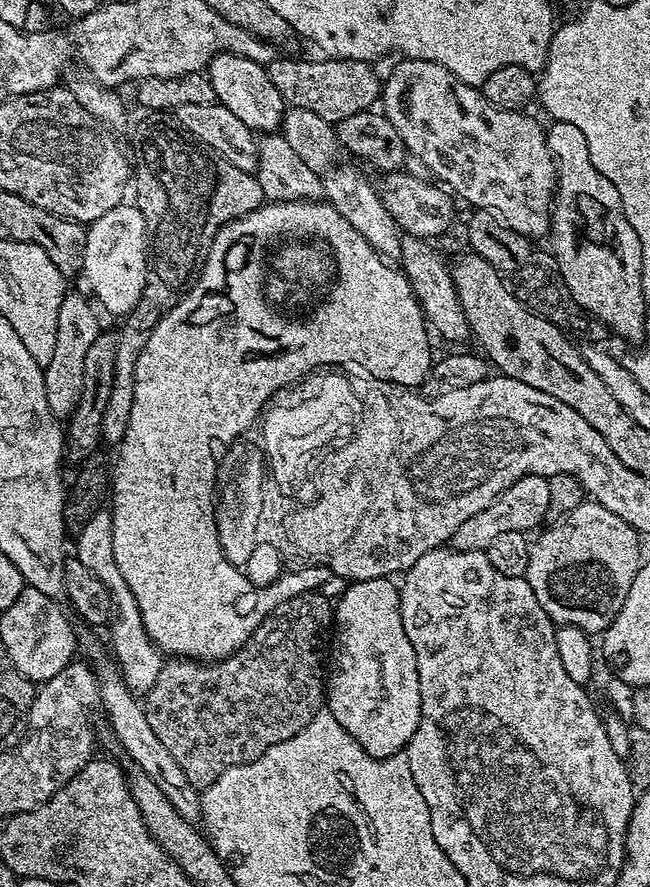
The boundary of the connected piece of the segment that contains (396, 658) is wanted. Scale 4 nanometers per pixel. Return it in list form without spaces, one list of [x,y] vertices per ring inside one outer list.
[[[388,578],[379,580],[357,580],[349,583],[348,588],[341,598],[340,604],[334,608],[334,633],[336,632],[336,673],[331,673],[330,679],[326,684],[326,708],[332,713],[332,717],[338,722],[338,726],[342,726],[342,730],[346,730],[346,734],[350,734],[350,738],[354,738],[354,742],[358,742],[358,746],[362,746],[362,750],[366,750],[366,754],[370,754],[376,760],[386,760],[396,758],[407,749],[408,743],[414,738],[414,734],[418,730],[418,722],[420,721],[420,707],[422,706],[422,698],[420,697],[420,683],[418,682],[418,662],[414,654],[414,646],[410,642],[410,638],[404,629],[402,614],[400,613],[400,588],[392,585],[393,581]]]

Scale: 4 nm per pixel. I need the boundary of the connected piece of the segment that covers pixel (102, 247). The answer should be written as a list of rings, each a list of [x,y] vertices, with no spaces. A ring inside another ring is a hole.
[[[122,202],[114,210],[91,221],[84,251],[83,275],[88,276],[91,295],[100,299],[99,307],[123,318],[144,296],[144,285],[150,275],[150,229],[139,207]]]

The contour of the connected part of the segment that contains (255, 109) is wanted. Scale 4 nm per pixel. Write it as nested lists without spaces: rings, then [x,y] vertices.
[[[224,52],[208,63],[206,75],[214,86],[214,94],[219,104],[226,106],[226,110],[231,110],[236,117],[242,118],[242,122],[246,122],[246,126],[253,133],[272,134],[281,127],[286,105],[282,94],[274,90],[274,82],[270,82],[265,65],[250,58]]]

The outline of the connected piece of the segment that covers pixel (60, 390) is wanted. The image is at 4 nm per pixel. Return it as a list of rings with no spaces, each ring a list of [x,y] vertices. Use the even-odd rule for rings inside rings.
[[[72,291],[65,295],[58,312],[58,338],[54,342],[54,358],[50,358],[50,362],[43,365],[48,405],[52,415],[57,418],[72,415],[72,409],[76,407],[76,401],[84,391],[86,354],[90,354],[90,346],[94,346],[94,342],[102,335],[100,320],[96,317],[97,309],[88,305],[89,297],[85,296],[79,296]]]

